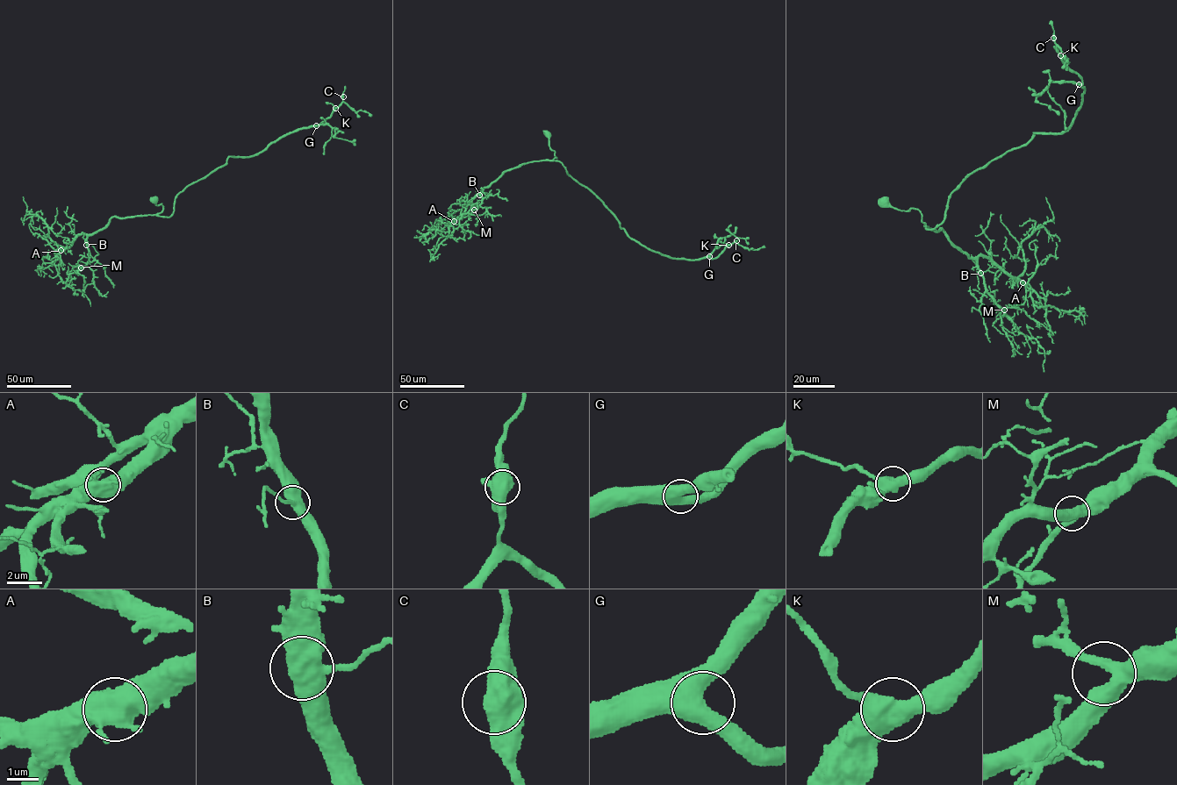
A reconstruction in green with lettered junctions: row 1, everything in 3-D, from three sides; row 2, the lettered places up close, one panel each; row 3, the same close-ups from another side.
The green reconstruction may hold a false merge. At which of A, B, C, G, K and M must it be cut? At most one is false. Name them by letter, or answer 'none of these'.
none of these

